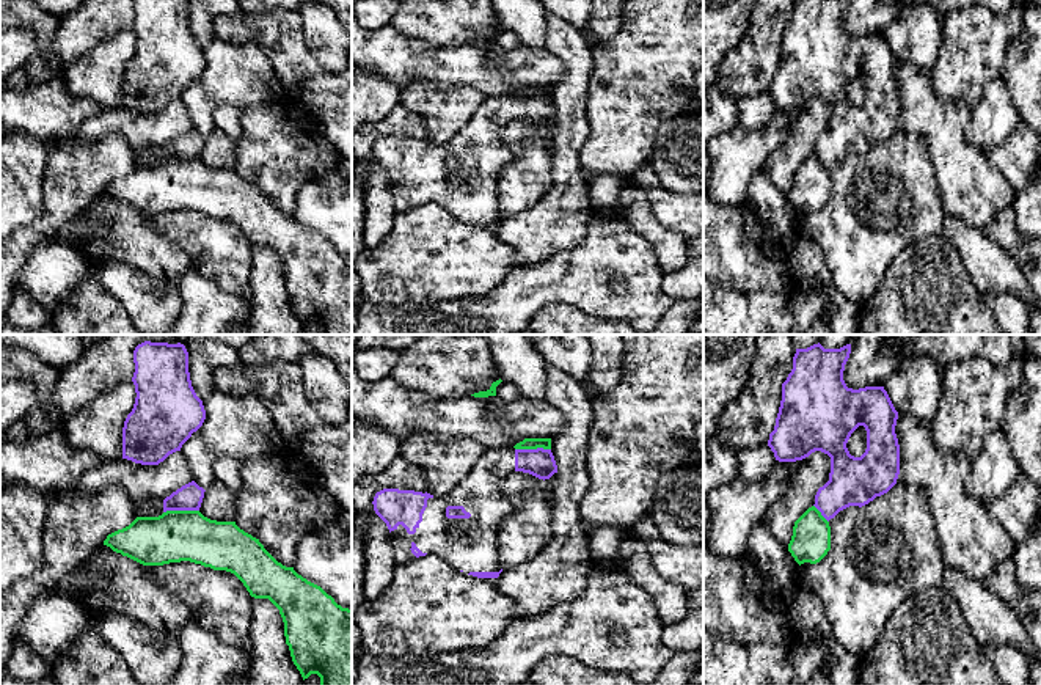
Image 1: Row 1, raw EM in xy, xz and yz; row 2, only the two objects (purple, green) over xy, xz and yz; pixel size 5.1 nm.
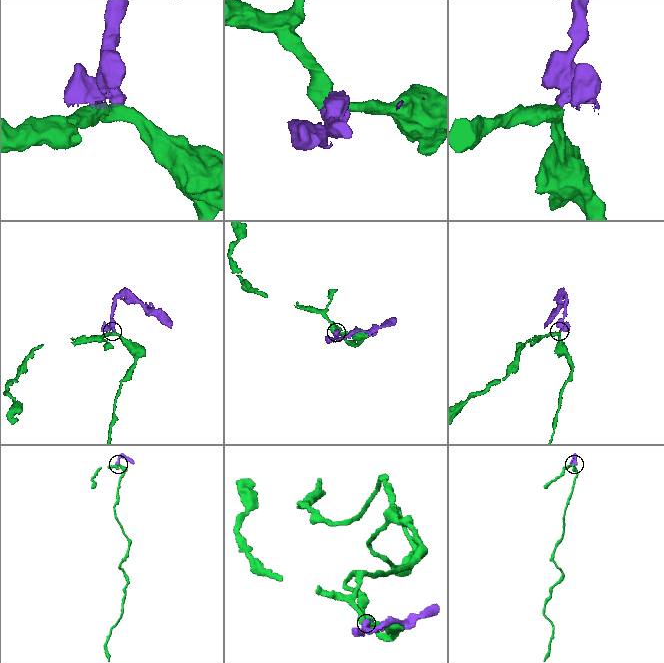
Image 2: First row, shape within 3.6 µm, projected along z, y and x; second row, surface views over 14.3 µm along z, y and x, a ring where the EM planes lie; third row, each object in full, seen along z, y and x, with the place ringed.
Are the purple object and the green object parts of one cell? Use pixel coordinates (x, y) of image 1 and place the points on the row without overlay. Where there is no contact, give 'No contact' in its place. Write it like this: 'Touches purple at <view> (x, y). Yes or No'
Touches purple at xy (181, 157). No

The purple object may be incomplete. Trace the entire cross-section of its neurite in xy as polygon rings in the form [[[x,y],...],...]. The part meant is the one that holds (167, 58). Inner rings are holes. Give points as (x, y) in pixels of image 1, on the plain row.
[[[133,0],[135,52],[122,75],[122,107],[141,113],[159,113],[196,80],[204,68],[203,49],[196,44],[190,20],[188,0]]]

